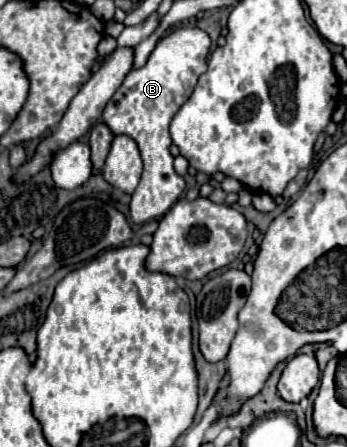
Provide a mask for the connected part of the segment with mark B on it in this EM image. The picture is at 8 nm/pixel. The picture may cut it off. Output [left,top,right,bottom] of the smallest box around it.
[102,27,210,225]

